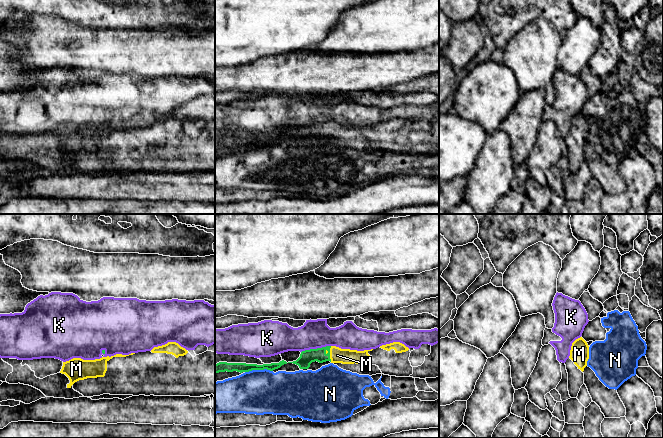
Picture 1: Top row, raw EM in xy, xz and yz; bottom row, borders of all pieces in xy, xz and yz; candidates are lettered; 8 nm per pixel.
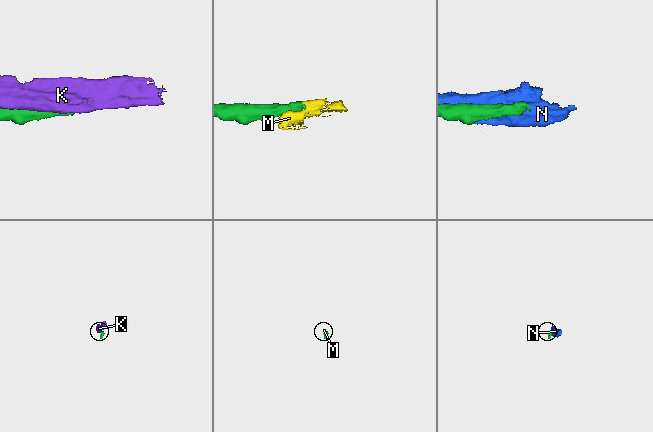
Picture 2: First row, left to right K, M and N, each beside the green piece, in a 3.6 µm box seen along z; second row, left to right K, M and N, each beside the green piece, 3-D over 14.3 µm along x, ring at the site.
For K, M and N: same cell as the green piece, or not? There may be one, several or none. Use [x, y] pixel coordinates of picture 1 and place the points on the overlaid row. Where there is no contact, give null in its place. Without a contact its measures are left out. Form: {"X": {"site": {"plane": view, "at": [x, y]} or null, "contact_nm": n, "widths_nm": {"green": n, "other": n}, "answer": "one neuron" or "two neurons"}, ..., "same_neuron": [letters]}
{"K": {"site": {"plane": "xz", "at": [315, 349]}, "contact_nm": 240, "widths_nm": {"green": 110, "other": 220}, "answer": "two neurons"}, "M": {"site": {"plane": "xz", "at": [329, 354]}, "contact_nm": 130, "widths_nm": {"green": 110, "other": 130}, "answer": "one neuron"}, "N": {"site": {"plane": "xz", "at": [258, 369]}, "contact_nm": 220, "widths_nm": {"green": 80, "other": 360}, "answer": "two neurons"}, "same_neuron": ["M"]}

